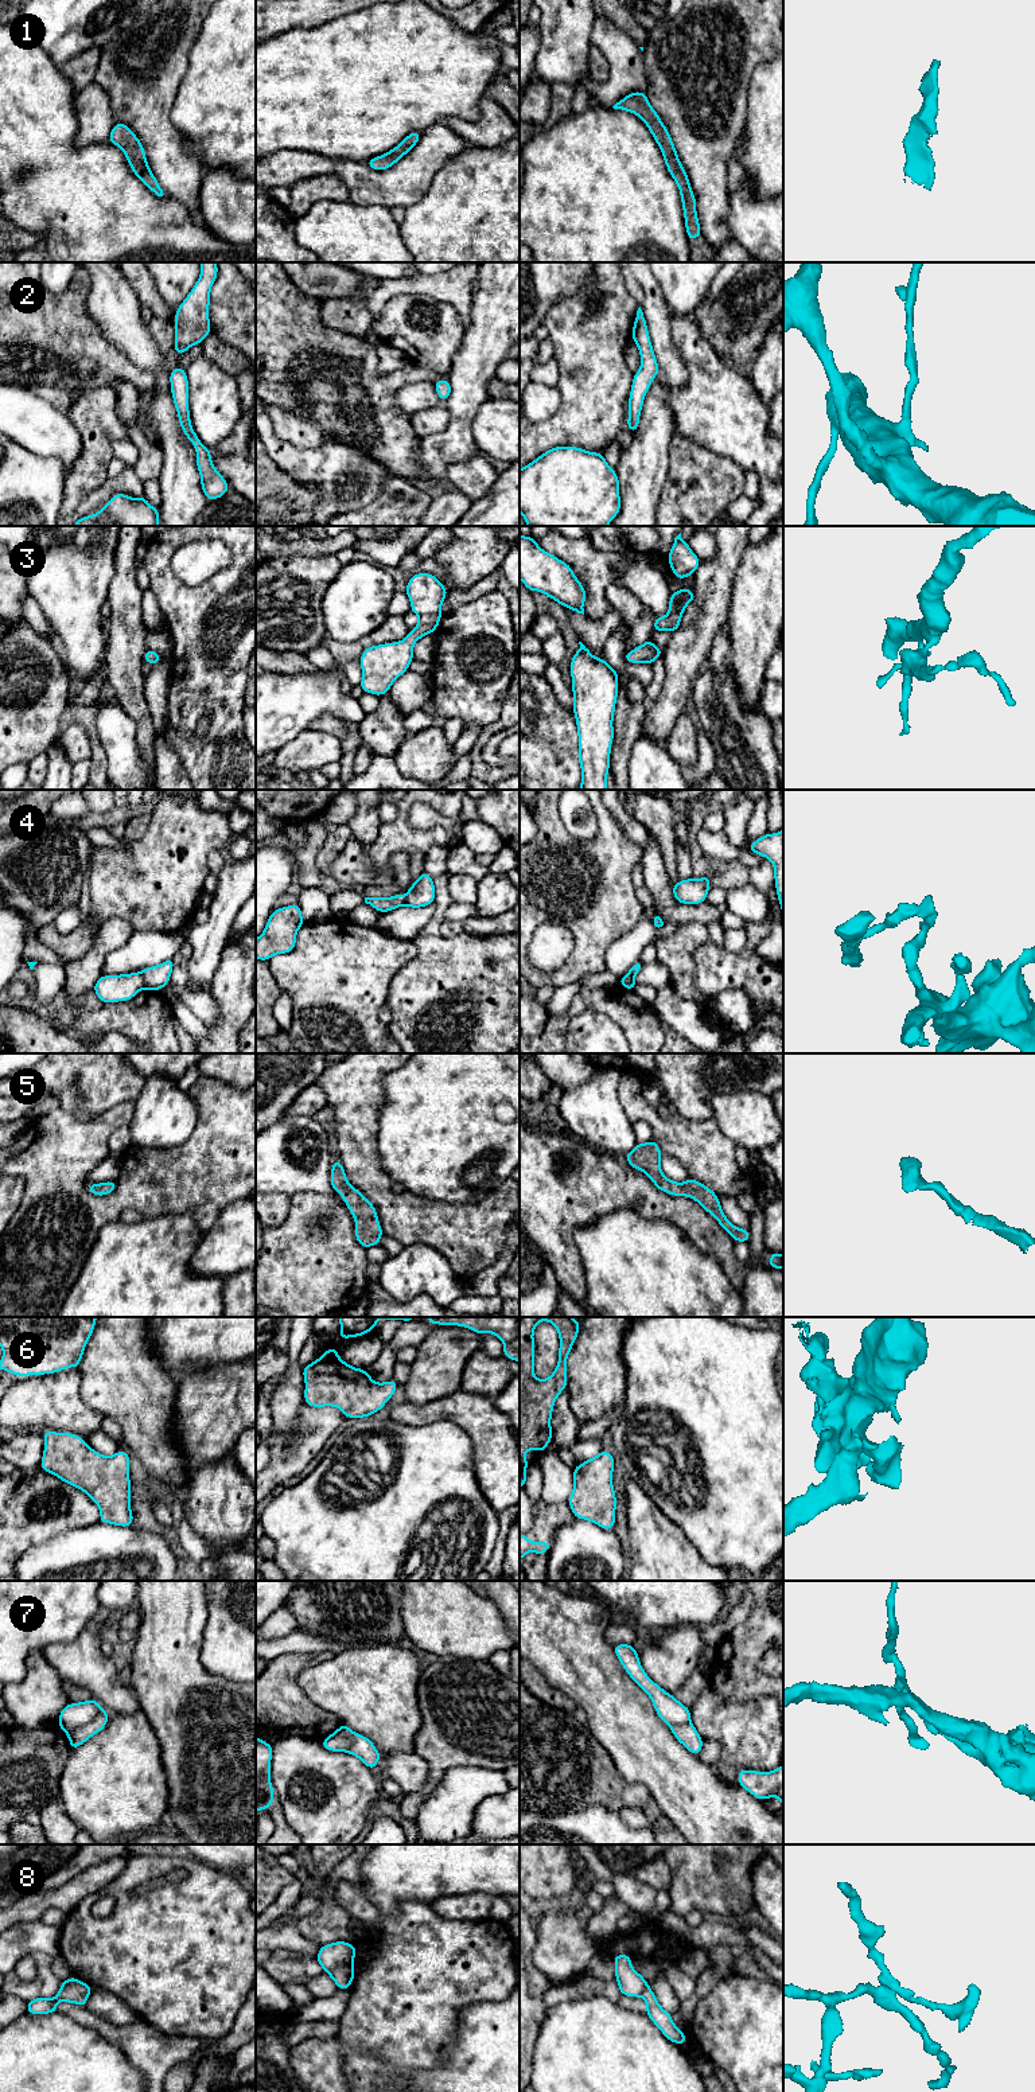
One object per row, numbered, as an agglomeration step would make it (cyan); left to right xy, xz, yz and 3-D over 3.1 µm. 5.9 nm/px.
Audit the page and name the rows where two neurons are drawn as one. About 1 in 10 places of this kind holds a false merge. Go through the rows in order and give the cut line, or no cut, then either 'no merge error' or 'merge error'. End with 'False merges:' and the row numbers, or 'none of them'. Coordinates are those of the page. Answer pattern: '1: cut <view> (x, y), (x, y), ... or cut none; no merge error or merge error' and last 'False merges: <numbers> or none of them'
1: cut none; no merge error
2: cut none; no merge error
3: cut none; no merge error
4: cut xy (139, 973), (146, 988); merge error
5: cut none; no merge error
6: cut none; no merge error
7: cut xy (102, 1709), (92, 1720), (67, 1733); merge error
8: cut xz (350, 1963), (343, 1963), (325, 1971); merge error
False merges: 4, 7, 8

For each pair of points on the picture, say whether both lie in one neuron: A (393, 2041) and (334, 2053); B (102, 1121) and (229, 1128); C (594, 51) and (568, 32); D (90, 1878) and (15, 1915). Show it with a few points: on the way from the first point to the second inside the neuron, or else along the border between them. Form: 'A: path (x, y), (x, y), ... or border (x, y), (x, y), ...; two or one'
A: border (335, 2036), (342, 2045), (343, 2075), (346, 2077); two
B: path (80, 1175), (80, 1189), (92, 1202), (175, 1180); one
C: border (591, 45), (588, 50), (590, 80); two
D: path (72, 1893), (66, 1898), (50, 1898), (34, 1904); one

